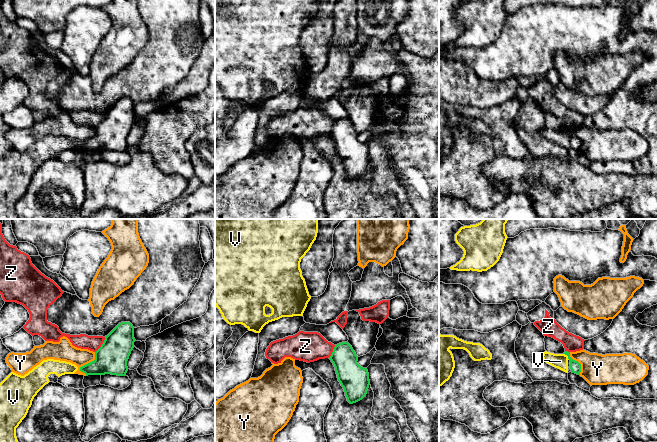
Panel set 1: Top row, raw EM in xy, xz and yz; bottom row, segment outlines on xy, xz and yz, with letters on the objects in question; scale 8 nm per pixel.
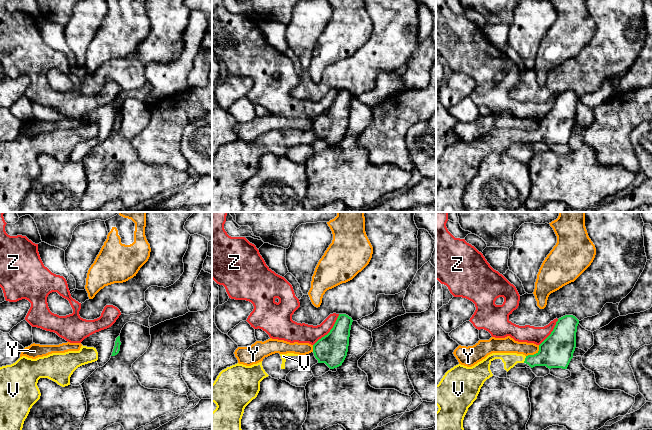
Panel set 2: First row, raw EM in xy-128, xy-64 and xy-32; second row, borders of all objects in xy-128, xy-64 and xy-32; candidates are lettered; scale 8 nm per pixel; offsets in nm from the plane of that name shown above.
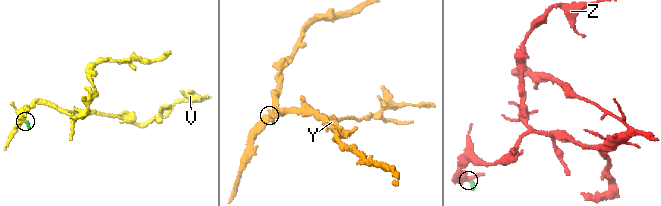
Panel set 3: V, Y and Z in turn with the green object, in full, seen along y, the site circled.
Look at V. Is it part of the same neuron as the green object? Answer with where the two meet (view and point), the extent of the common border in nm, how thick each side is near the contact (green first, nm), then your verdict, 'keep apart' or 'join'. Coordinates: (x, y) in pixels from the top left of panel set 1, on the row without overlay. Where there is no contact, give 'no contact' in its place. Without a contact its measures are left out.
yz (567, 131) | 80 nm | 90/120 nm | join

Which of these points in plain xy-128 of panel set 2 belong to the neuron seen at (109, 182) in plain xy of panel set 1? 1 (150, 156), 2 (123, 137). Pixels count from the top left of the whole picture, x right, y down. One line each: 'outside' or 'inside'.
1: outside
2: inside

